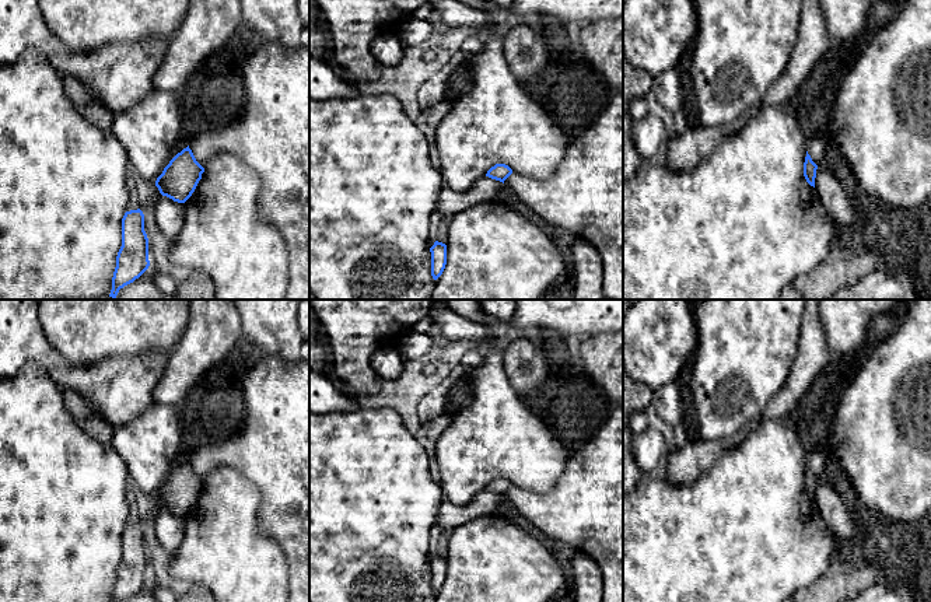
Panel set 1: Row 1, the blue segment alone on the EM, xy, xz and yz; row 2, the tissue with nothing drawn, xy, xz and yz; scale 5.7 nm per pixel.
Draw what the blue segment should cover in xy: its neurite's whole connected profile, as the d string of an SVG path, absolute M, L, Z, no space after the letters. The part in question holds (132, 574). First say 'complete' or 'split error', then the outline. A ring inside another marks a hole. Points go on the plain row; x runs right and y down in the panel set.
complete | M140 522L126 525L122 532L122 560L116 570L112 602L123 602L139 592L150 580L148 552Z

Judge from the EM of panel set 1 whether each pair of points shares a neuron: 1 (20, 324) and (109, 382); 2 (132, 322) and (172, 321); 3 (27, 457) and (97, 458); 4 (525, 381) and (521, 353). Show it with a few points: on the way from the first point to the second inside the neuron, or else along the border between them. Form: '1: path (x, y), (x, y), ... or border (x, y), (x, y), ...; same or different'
1: path (38, 347), (66, 375), (86, 380); same
2: path (142, 321), (163, 321); same
3: path (44, 458), (80, 458); same
4: path (525, 374), (522, 360); same

